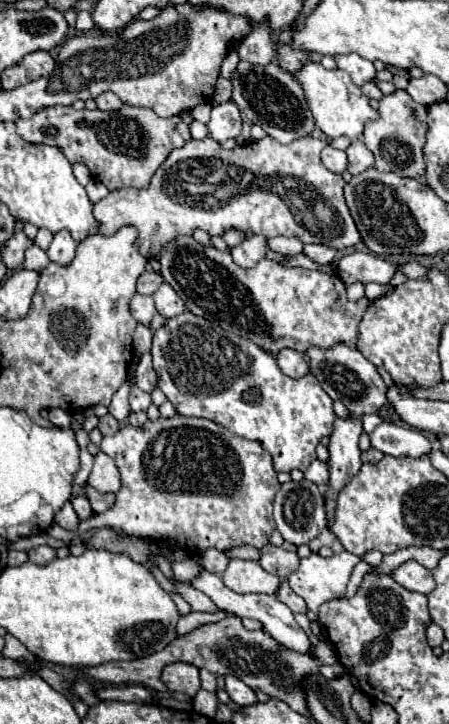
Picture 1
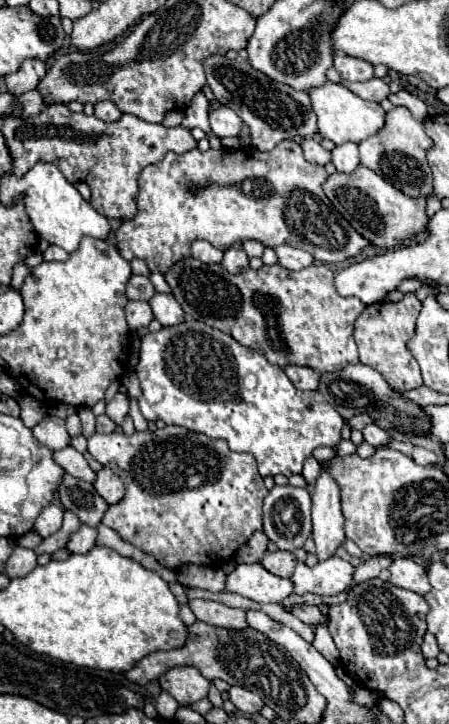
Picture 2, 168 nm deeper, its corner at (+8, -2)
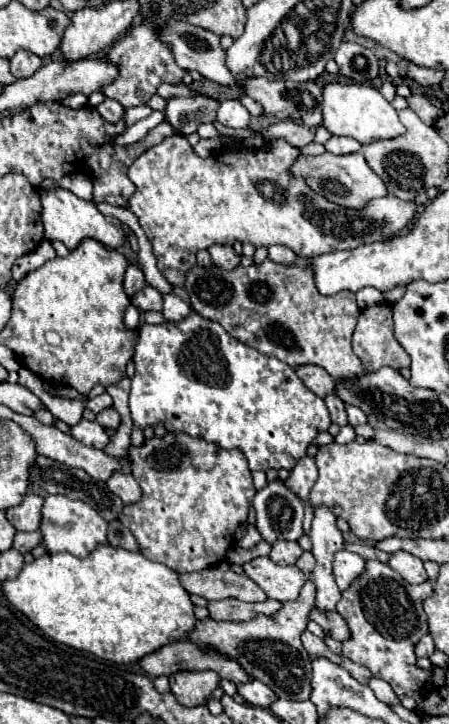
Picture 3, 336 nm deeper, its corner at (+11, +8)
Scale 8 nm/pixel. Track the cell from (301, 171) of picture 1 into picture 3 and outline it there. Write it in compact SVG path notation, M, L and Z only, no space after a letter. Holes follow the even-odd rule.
M182 135L166 137L160 145L148 149L146 153L142 153L142 155L130 165L130 169L128 169L128 177L130 177L130 181L136 185L136 193L134 193L134 195L130 197L130 201L128 201L128 209L138 217L140 227L144 229L148 241L152 243L152 249L154 249L154 255L156 255L160 273L162 273L172 285L182 285L182 283L184 283L184 273L186 273L186 269L190 269L190 267L196 263L196 251L198 251L198 249L208 249L208 247L212 247L212 245L216 245L216 243L220 243L220 245L232 245L232 243L236 243L236 241L240 241L240 243L246 243L246 241L248 241L248 243L252 243L252 245L256 245L256 247L270 247L270 245L276 245L276 243L278 243L278 245L286 245L286 247L294 249L296 255L300 255L300 257L318 257L318 255L324 255L324 253L330 253L330 251L354 249L354 247L358 247L358 245L372 243L372 241L388 241L394 233L398 233L400 229L404 229L404 227L412 221L414 211L416 211L416 205L414 205L412 201L402 201L402 199L398 199L398 197L394 197L394 195L380 197L380 199L372 201L372 203L368 205L368 209L362 209L362 211L350 211L350 209L346 209L346 207L340 207L340 205L336 205L336 203L330 203L328 199L324 199L322 195L318 195L316 191L312 191L312 189L304 183L302 177L296 177L296 175L290 173L290 167L294 165L294 161L296 161L300 155L302 155L302 151L300 151L298 147L290 145L288 141L284 141L284 139L272 139L268 149L258 149L258 151L256 151L256 149L218 151L218 153L208 155L208 157L198 157L198 155L194 153L192 145L188 143L188 139L182 137Z

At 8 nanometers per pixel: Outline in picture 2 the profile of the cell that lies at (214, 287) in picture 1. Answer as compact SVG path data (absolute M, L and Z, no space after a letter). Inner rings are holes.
M193 257L175 263L165 275L167 283L173 289L173 297L183 307L187 315L195 321L201 321L209 327L215 327L227 335L231 335L241 345L261 351L265 359L277 367L301 365L311 367L319 373L325 371L341 371L349 363L359 363L357 345L353 341L353 325L355 319L363 313L365 305L355 297L341 297L335 291L333 279L335 273L323 263L313 263L301 271L287 271L281 265L263 265L261 269L247 269L239 275L225 271L221 265L205 265Z

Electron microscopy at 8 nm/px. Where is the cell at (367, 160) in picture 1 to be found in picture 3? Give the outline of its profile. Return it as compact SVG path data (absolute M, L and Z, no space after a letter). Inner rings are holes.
M330 137L324 147L332 155L348 155L348 153L358 153L362 145L352 137Z

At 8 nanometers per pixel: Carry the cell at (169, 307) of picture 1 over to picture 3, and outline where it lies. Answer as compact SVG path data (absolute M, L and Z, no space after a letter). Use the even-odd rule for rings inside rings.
M176 293L162 295L162 301L164 301L162 315L164 315L166 321L180 321L180 319L184 319L192 311L190 305L184 299L180 299Z

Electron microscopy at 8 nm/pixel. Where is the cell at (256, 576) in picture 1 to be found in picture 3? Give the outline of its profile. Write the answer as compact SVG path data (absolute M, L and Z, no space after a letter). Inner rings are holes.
M258 557L242 565L244 575L250 577L270 599L292 601L298 597L302 585L308 581L296 565L280 567L268 557Z

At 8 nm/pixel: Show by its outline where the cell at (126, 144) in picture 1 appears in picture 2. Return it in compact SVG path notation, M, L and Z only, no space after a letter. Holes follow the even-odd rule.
M51 105L49 109L45 109L43 113L31 117L31 119L19 119L19 117L7 117L5 123L1 125L5 143L7 143L7 151L11 151L11 163L15 163L15 167L11 167L11 173L23 177L35 163L43 161L43 163L55 163L55 167L59 167L59 171L65 175L65 179L69 183L73 181L85 181L91 187L91 205L95 211L99 211L101 215L105 215L107 219L133 219L135 211L137 211L137 179L143 167L151 165L151 163L159 163L167 151L175 151L175 153L187 153L191 149L195 149L197 141L193 139L189 129L183 127L163 127L163 125L155 125L155 123L147 123L135 115L123 115L119 121L113 123L105 123L101 119L97 119L95 115L85 115L85 113L71 113L67 109L67 105Z

